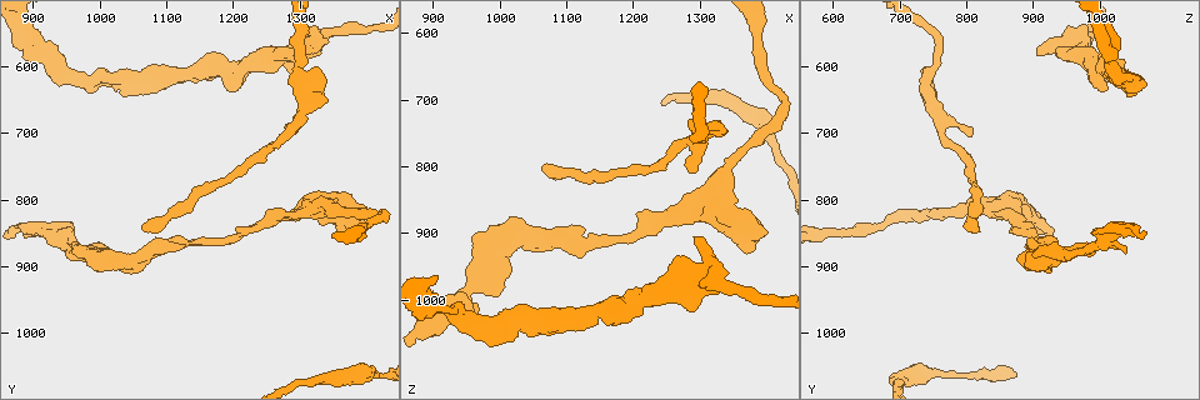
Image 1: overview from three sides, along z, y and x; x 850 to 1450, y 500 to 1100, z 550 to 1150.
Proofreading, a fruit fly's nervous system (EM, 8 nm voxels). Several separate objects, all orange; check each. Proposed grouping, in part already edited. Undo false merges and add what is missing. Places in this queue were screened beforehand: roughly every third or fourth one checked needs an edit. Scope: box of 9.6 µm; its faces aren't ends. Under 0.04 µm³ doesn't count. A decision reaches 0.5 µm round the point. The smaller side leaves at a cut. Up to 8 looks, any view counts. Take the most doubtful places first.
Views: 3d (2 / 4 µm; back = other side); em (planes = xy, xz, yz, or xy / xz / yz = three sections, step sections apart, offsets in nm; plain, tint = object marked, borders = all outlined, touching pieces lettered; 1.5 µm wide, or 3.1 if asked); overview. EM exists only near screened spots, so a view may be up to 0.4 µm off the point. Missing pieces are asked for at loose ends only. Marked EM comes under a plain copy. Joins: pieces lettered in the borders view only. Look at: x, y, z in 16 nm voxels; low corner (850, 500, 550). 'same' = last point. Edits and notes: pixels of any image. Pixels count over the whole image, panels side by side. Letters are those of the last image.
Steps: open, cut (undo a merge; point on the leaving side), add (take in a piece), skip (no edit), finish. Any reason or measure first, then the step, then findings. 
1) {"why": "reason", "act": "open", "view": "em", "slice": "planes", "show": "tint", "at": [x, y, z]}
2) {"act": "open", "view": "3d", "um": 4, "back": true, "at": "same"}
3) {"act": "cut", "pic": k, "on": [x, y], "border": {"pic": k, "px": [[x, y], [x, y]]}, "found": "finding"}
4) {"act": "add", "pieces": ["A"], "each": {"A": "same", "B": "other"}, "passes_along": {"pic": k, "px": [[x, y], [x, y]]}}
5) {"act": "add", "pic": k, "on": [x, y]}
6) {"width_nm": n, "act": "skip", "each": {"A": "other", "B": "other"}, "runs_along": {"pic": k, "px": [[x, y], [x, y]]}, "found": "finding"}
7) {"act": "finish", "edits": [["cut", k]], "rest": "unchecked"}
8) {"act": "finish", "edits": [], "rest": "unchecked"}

{"act": "open", "view": "em", "slice": "planes", "show": "borders", "at": [1070, 840, 800]}

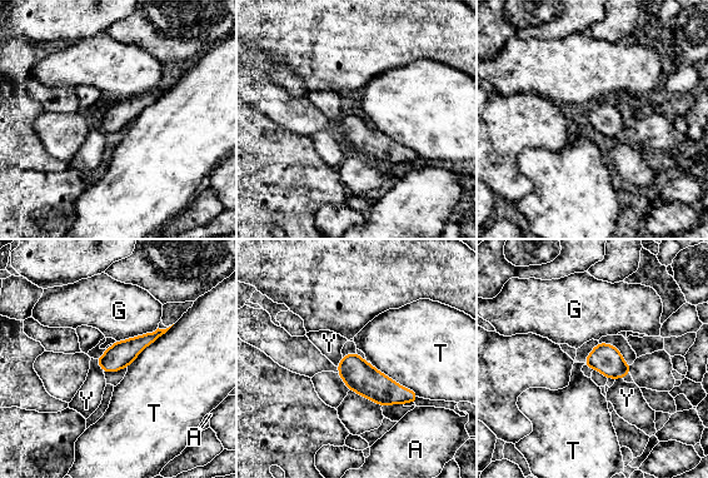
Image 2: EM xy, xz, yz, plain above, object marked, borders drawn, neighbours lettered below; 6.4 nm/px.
{"width_nm": 170, "act": "skip", "each": {"A": "other", "G": "other", "T": "other", "Y": "other"}, "found": "none of them fits"}

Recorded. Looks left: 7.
{"why": "free end", "act": "open", "view": "3d", "um": 2, "at": [1370, 855, 935]}

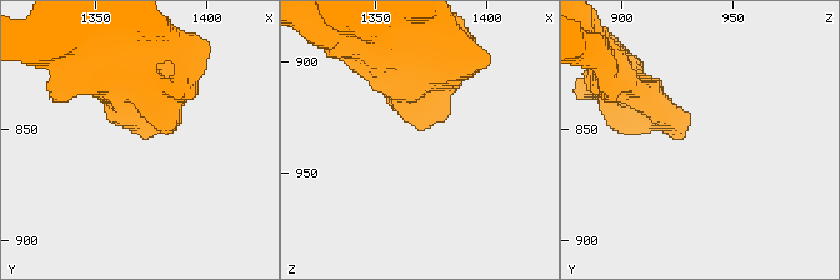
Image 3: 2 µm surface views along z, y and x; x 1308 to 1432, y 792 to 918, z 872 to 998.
{"why": "now the EM", "act": "open", "view": "em", "slice": "planes", "show": "borders", "at": [1374, 853, 930]}

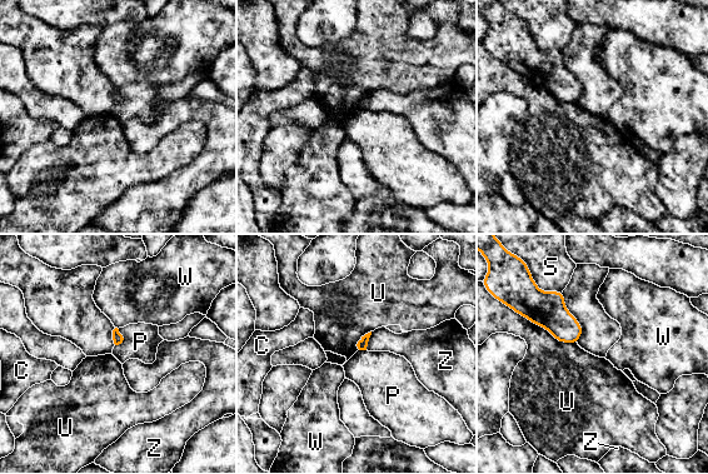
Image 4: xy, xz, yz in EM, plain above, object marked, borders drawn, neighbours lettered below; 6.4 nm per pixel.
{"act": "skip", "each": {"C": "other", "P": "other", "S": "other", "U": "other", "W": "other", "Z": "other"}, "border": {"pic": 4, "px": [[118, 329], [123, 340], [115, 345]]}, "found": "no lettered piece goes on from it"}

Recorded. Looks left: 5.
{"why": "branch stops here", "act": "open", "view": "em", "slice": "planes", "show": "borders", "at": [905, 850, 985]}

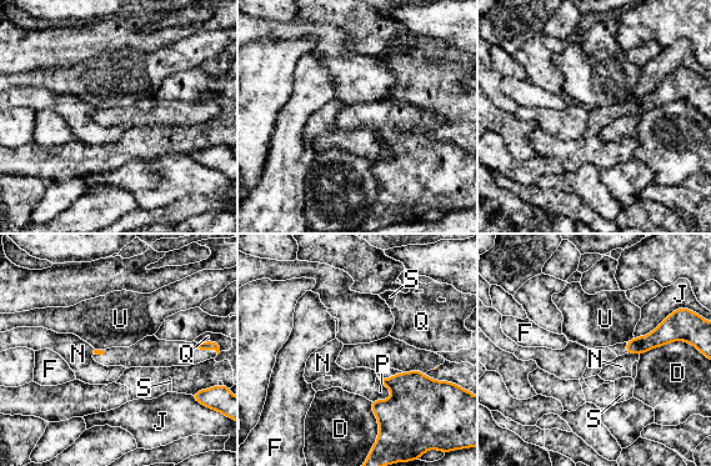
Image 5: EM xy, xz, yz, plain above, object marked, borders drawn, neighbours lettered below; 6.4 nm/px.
{"longest_contact_nm": ["J", 300], "act": "skip", "each": {"D": "other", "F": "other", "J": "other", "N": "other", "P": "other", "Q": "other", "S": "other", "U": "other"}, "border": {"pic": 5, "px": [[634, 336], [626, 342]]}, "found": "no lettered piece goes on from it"}

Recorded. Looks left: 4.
{"act": "finish", "edits": [], "rest": "unchecked"}

